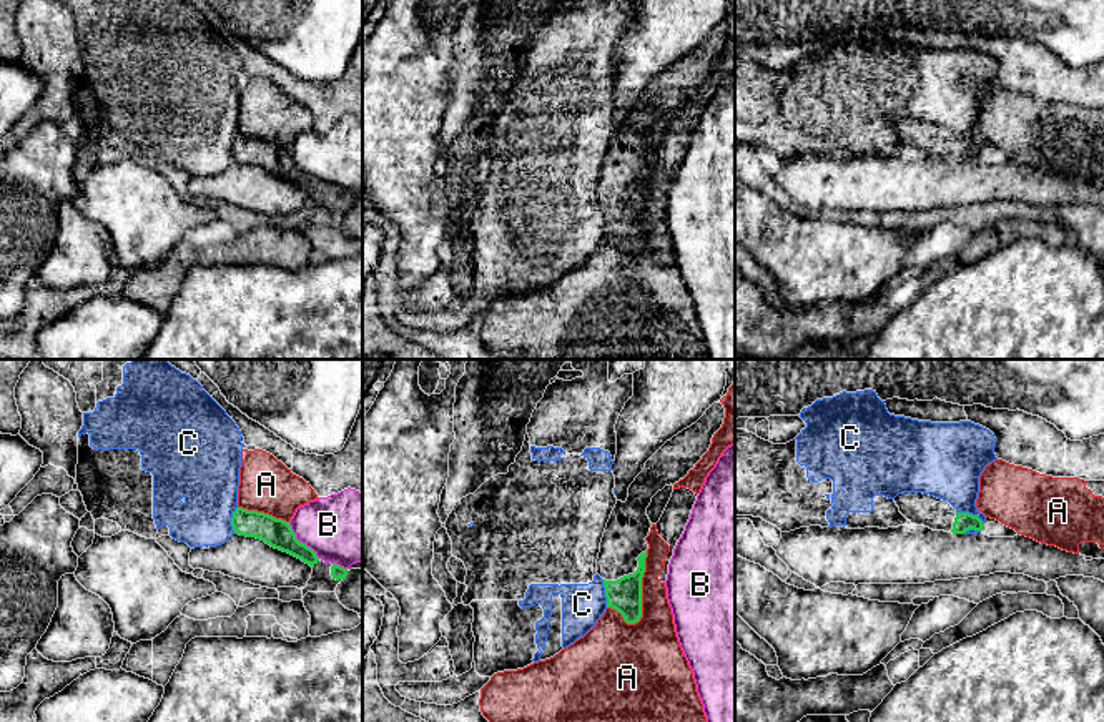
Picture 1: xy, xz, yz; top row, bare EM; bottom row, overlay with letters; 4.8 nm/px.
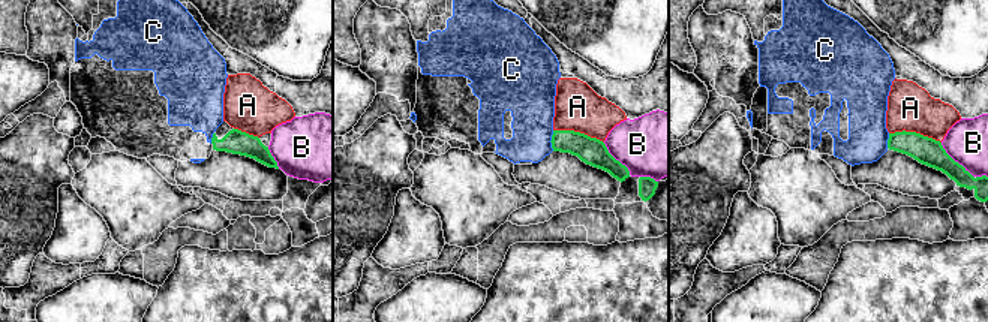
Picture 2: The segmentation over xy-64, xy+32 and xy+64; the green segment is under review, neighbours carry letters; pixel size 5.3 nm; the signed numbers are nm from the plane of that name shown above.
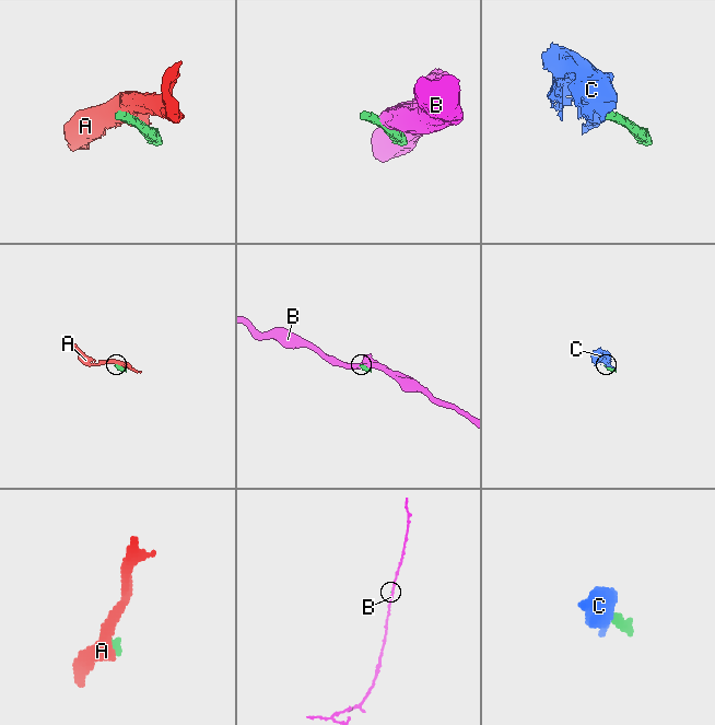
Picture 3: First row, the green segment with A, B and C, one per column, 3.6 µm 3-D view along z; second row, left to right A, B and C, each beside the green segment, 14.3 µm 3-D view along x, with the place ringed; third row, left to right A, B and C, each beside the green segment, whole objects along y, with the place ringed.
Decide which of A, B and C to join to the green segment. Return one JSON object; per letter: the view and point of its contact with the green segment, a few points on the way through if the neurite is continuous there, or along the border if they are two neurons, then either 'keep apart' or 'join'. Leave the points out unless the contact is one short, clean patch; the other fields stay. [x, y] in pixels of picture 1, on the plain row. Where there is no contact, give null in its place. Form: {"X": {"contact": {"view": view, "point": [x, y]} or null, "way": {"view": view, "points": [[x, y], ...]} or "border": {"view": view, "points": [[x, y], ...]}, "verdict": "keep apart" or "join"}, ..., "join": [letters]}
{"A": {"contact": {"view": "xz", "point": [640, 218]}, "verdict": "keep apart"}, "B": {"contact": {"view": "xy", "point": [301, 170]}, "verdict": "keep apart"}, "C": {"contact": {"view": "xz", "point": [606, 220]}, "border": {"view": "xz", "points": [[601, 207], [607, 233]]}, "verdict": "keep apart"}, "join": []}

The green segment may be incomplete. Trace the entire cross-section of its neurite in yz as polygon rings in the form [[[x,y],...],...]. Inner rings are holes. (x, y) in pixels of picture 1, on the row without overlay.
[[[901,120],[895,125],[899,140],[913,151],[933,158],[964,161],[983,158],[983,148],[969,140],[958,140],[948,128],[923,120]]]

